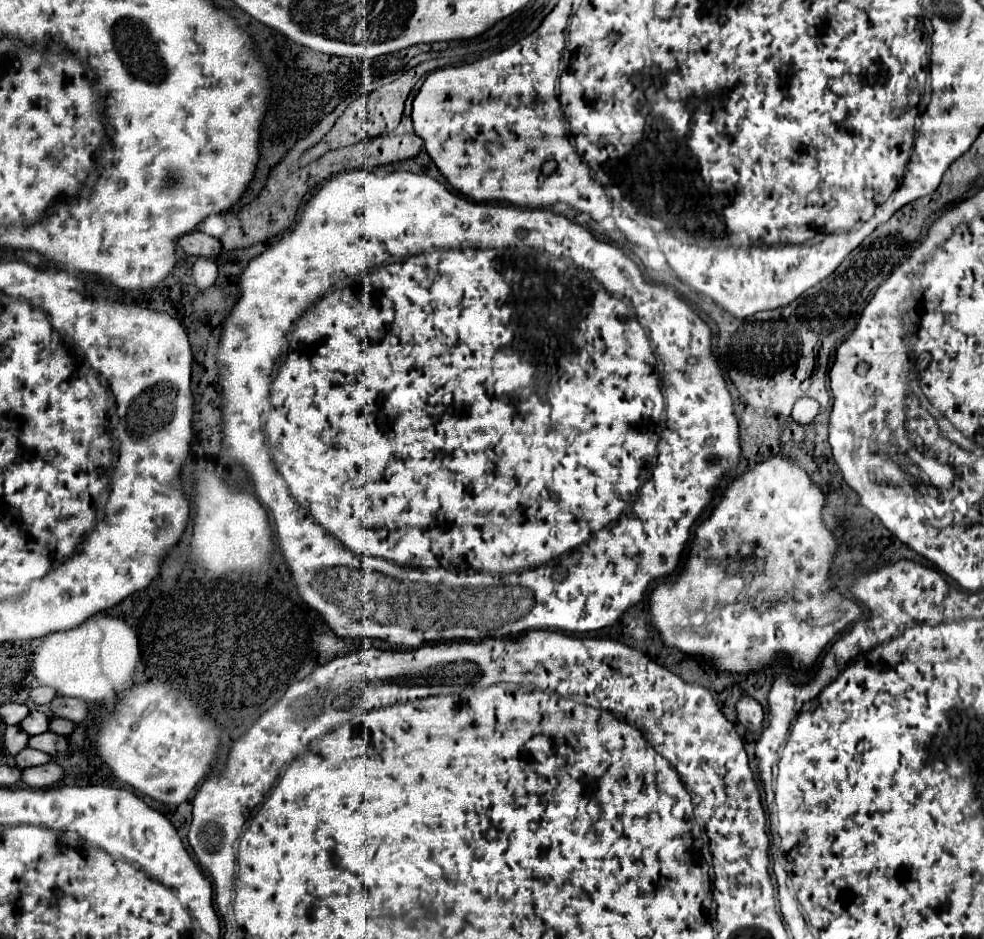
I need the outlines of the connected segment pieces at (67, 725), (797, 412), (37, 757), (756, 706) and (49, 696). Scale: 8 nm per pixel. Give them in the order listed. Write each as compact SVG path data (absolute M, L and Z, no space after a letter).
M51 718L49 720L49 730L59 734L59 736L69 736L73 728L75 728L75 724L69 720L63 720L63 718Z
M801 398L801 400L797 400L797 404L793 406L791 418L793 418L797 424L801 424L801 426L809 426L809 424L815 420L817 412L819 412L817 400L813 400L813 398Z
M23 748L23 750L15 756L15 762L17 762L17 768L19 768L19 770L31 768L31 766L41 766L41 764L47 764L49 760L51 760L49 754L39 752L39 750L33 750L33 748Z
M741 696L735 704L735 710L737 710L737 720L751 732L759 730L761 728L761 722L763 722L763 708L761 704L751 698L751 696Z
M37 686L31 690L31 700L35 704L49 704L55 698L55 690L47 688L47 686Z

